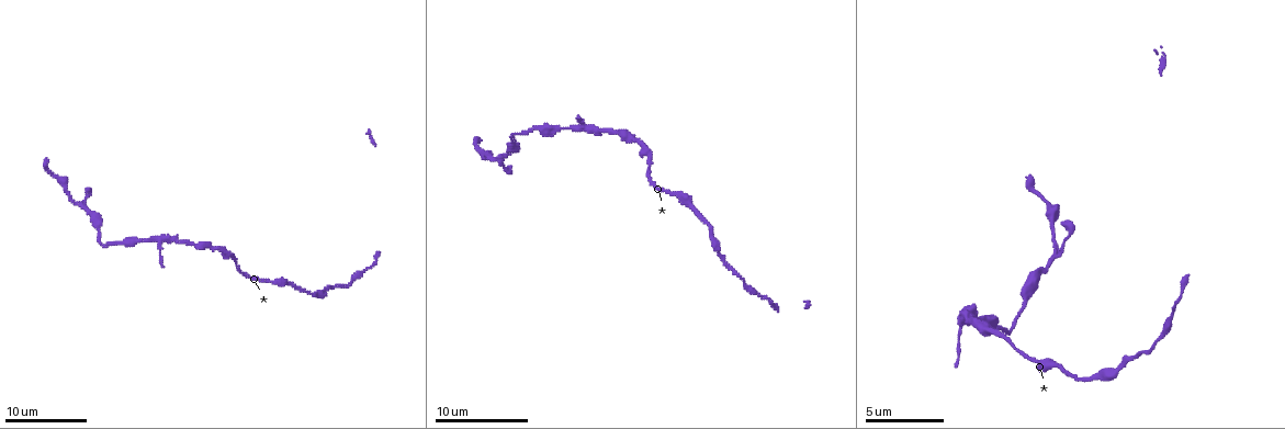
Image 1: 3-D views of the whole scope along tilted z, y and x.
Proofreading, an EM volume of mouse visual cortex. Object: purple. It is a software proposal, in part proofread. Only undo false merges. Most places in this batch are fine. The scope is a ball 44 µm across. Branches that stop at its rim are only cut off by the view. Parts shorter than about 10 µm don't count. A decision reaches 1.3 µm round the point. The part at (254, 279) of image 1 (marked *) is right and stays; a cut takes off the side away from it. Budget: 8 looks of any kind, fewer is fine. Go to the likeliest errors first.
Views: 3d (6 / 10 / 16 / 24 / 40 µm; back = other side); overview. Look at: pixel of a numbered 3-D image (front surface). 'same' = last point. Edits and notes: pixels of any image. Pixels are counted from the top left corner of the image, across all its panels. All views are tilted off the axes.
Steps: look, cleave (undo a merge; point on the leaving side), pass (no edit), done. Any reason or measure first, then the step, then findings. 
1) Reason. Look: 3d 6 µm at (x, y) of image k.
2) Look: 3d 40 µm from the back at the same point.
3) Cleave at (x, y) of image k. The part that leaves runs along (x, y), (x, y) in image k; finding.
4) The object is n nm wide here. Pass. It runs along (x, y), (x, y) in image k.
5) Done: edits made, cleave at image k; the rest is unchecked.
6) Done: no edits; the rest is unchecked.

Look: 3d 6 µm at (102, 244) of image 1.

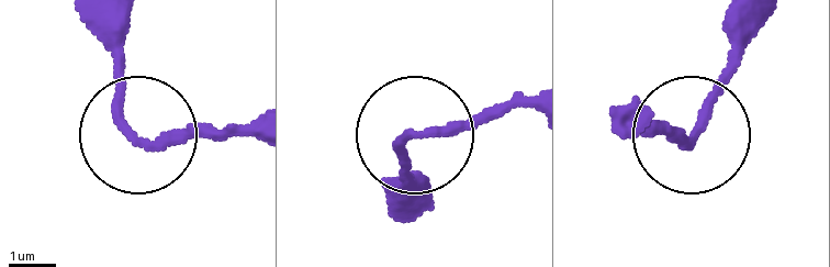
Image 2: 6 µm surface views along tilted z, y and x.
Look: 3d 6 µm from the back at (142, 142) of image 2.

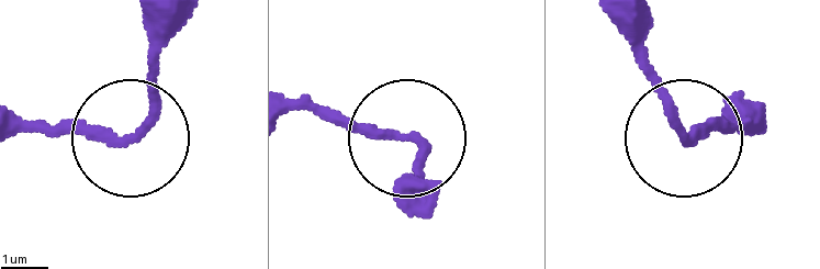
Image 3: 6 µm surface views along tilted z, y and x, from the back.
Pass. It runs along (10, 120), (130, 134), (146, 115), (148, 70), (181, 30) in image 3; continuous, no second neuron.

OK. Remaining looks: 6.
Look: 3d 10 µm at (692, 204) of image 1.

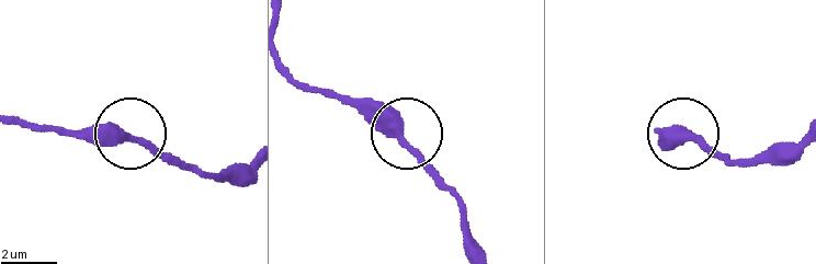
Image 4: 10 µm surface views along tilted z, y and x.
Pass. It runs along (11, 125), (124, 135), (191, 164) in image 4; continuous, no second neuron.

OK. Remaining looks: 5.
Thick turns thin. Look: 3d 6 µm at (1091, 378) of image 1.

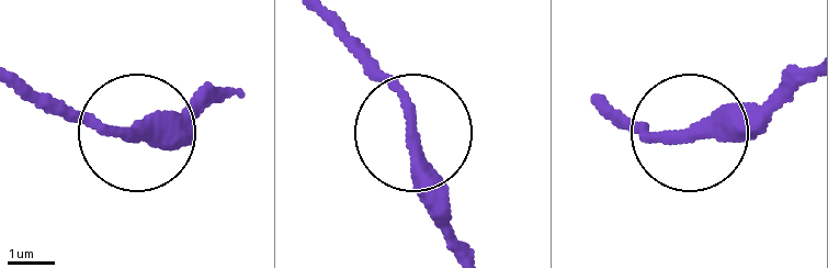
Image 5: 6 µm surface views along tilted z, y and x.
Pass. All the same neuron.

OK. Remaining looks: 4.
Calibre changes. Look: 3d 10 µm at (616, 134) of image 1.

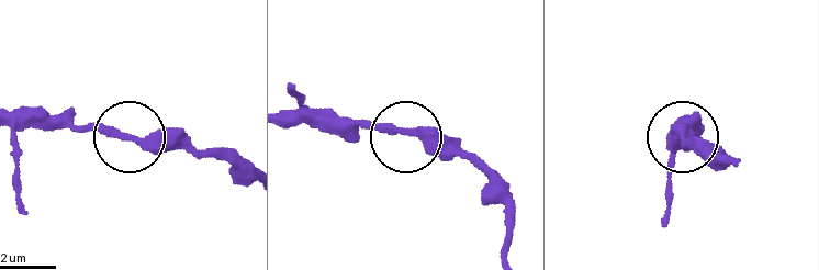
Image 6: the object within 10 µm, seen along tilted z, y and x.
Pass. It runs along (248, 175), (222, 157), (182, 146), (40, 126) in image 6; one neuron here.

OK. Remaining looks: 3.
Done: no edits; the rest is unchecked.

